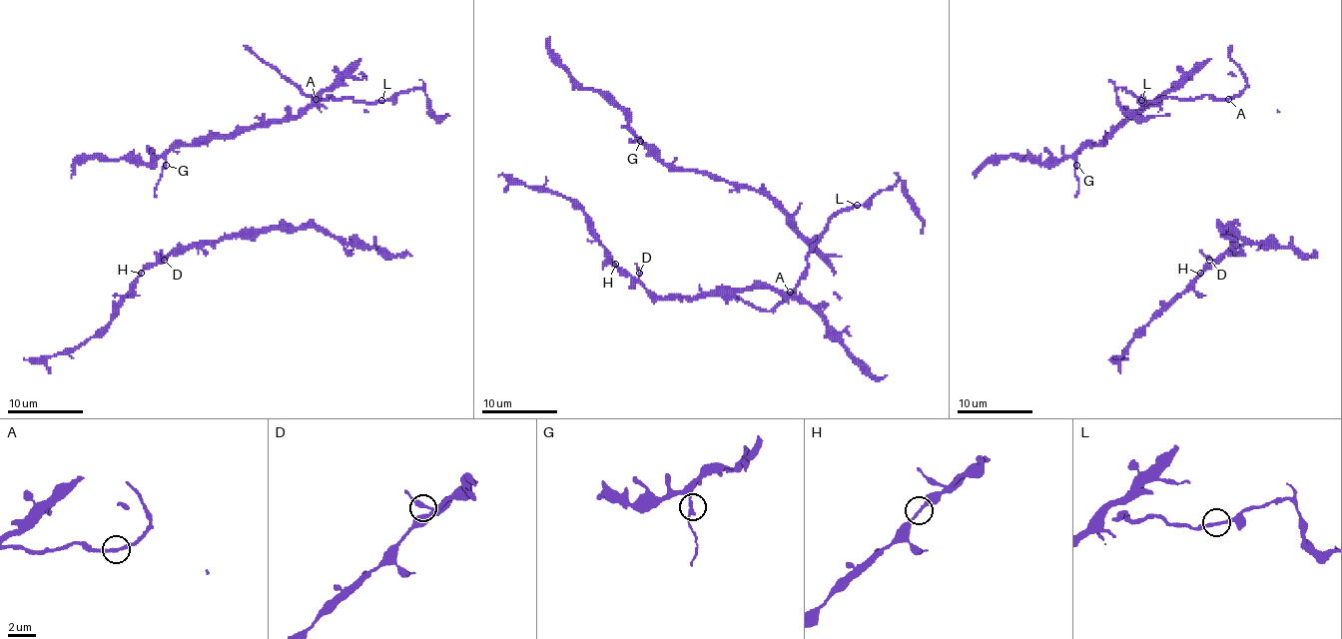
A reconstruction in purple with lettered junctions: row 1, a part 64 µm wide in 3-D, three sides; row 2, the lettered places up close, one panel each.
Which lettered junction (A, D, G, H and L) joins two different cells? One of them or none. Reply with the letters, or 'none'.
none

